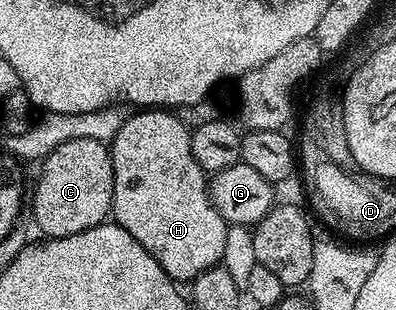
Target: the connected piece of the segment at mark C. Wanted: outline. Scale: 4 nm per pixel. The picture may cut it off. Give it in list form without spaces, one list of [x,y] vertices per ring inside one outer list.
[[[69,139],[69,143],[61,143],[38,166],[39,178],[35,181],[35,194],[29,197],[29,213],[35,216],[35,225],[44,238],[77,235],[81,231],[89,231],[89,227],[97,227],[108,220],[113,203],[113,159],[110,148],[97,139]]]

